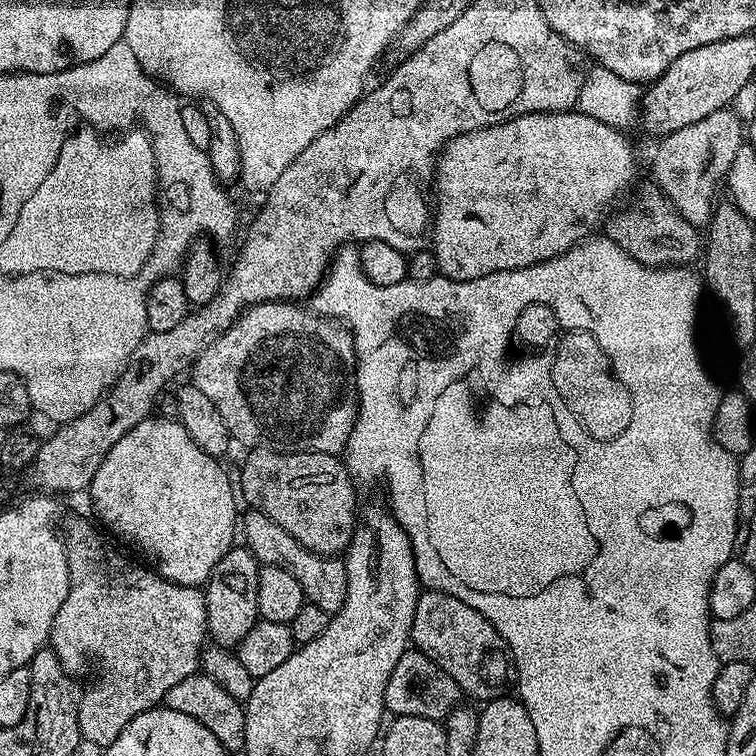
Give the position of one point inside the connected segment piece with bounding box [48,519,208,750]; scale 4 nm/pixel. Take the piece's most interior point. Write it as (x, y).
(144, 634)

